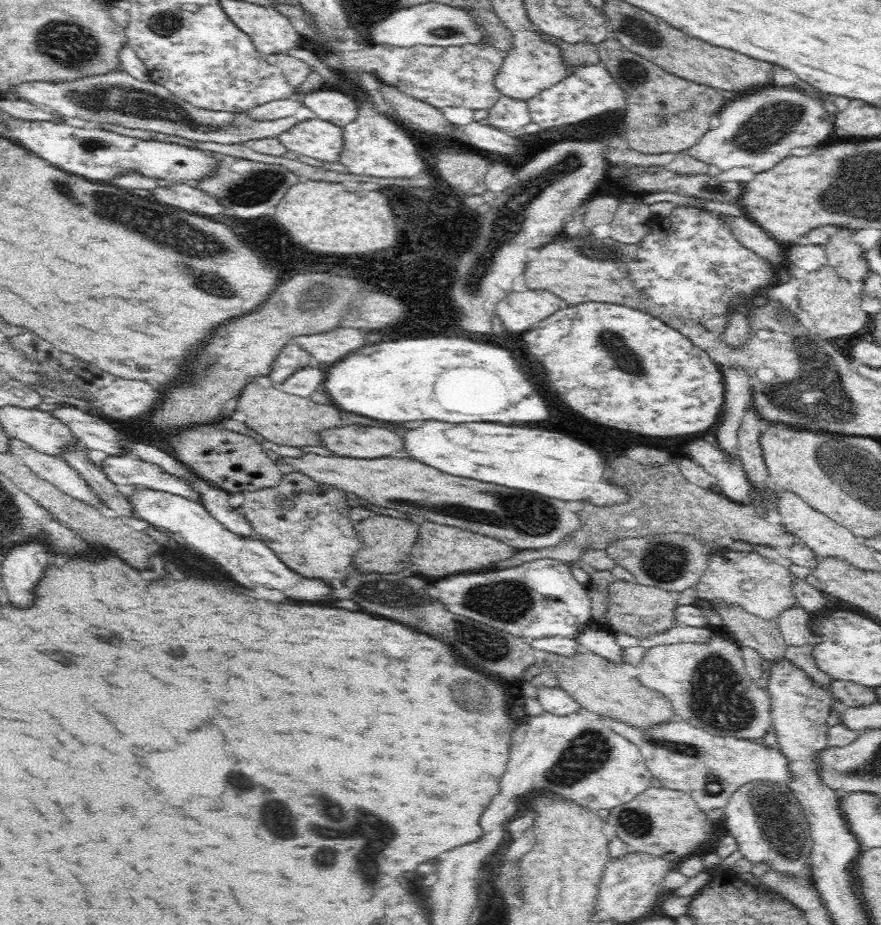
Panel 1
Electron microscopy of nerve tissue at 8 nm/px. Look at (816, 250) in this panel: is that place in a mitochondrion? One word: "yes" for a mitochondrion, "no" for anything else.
no

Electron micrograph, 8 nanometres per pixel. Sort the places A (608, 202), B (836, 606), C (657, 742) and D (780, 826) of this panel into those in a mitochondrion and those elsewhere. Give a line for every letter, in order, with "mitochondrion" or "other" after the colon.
A: other
B: other
C: mitochondrion
D: mitochondrion

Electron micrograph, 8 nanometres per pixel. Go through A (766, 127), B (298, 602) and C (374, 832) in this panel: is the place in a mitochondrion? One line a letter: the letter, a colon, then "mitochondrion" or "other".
A: mitochondrion
B: other
C: mitochondrion

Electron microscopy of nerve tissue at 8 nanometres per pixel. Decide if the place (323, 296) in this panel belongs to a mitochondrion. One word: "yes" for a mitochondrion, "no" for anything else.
yes

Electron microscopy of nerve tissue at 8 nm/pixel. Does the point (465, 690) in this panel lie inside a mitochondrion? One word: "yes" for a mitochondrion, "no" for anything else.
yes

